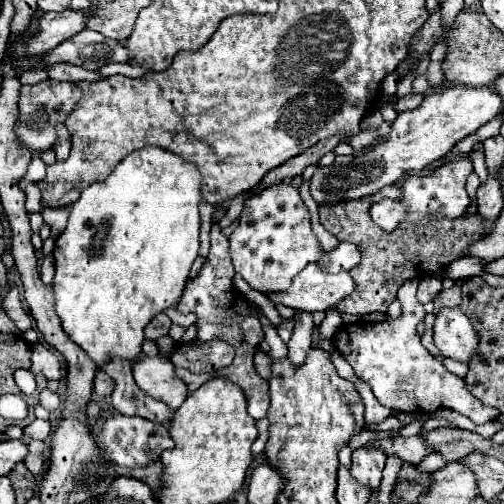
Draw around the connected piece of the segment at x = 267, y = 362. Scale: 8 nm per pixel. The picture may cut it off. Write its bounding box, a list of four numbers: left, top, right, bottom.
[254,350,272,380]

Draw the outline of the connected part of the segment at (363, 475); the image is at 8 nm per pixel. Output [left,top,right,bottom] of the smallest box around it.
[350,448,386,492]

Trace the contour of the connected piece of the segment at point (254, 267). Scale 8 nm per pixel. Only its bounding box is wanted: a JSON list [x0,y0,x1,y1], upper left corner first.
[230,184,322,292]

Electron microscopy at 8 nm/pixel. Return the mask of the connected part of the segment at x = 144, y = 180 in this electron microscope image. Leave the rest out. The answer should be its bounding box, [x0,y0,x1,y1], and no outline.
[52,146,202,368]

